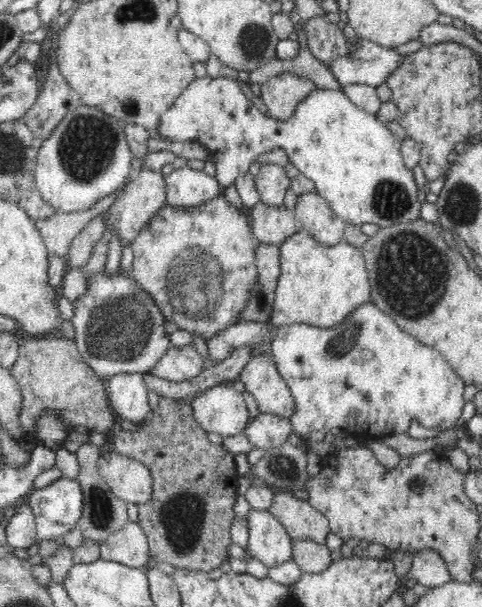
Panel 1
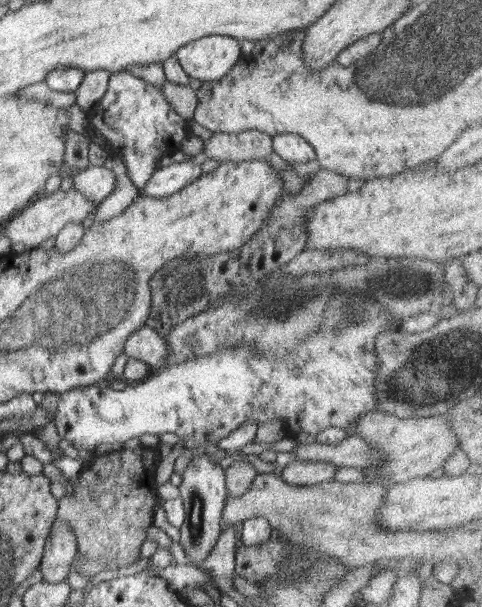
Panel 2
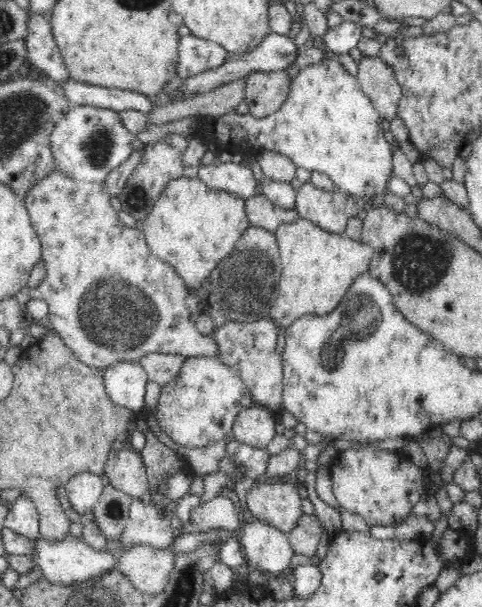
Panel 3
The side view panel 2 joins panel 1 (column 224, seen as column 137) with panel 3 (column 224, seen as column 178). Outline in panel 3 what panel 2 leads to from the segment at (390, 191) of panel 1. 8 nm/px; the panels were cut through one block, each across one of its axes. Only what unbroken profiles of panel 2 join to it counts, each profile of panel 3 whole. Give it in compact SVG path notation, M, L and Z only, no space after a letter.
M322 58L323 60L312 66L302 67L298 76L296 76L290 83L290 90L287 99L282 103L282 106L276 111L270 114L269 117L256 118L250 113L240 115L235 112L235 110L230 110L228 114L224 116L214 116L214 121L206 124L204 129L198 130L198 136L205 143L212 143L217 145L217 147L223 151L233 151L243 152L248 150L248 148L262 147L266 151L276 151L284 156L287 156L294 162L296 168L306 168L309 171L318 171L324 173L330 177L330 180L334 181L334 186L338 191L346 194L347 196L363 196L367 197L369 200L380 201L382 196L387 192L387 182L392 171L392 155L391 145L388 144L386 138L384 138L384 130L380 127L381 116L378 114L377 108L374 108L372 101L366 96L366 93L362 91L361 86L358 85L358 80L356 77L352 76L338 60L330 60L330 58Z

